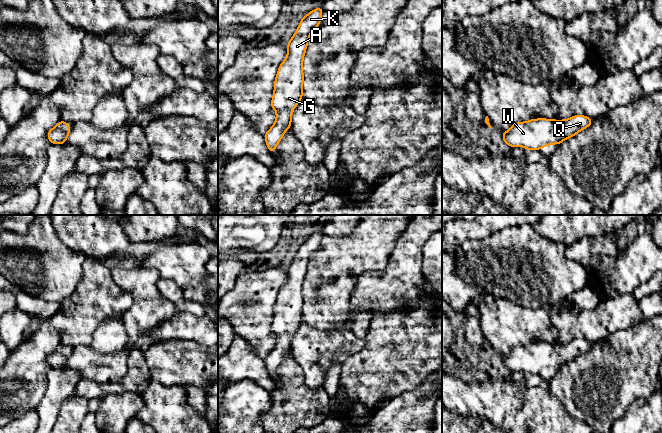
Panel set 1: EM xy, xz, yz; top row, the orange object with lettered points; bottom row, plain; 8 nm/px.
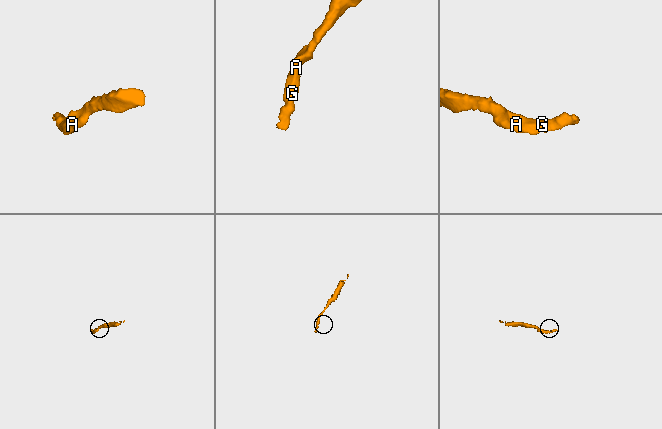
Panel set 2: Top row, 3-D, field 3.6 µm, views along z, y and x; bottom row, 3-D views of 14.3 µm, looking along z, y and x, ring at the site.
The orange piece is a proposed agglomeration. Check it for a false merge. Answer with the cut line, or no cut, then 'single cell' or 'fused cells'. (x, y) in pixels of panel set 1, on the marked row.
no cut; single cell

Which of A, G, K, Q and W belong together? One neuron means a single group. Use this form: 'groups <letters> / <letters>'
groups A G K Q W

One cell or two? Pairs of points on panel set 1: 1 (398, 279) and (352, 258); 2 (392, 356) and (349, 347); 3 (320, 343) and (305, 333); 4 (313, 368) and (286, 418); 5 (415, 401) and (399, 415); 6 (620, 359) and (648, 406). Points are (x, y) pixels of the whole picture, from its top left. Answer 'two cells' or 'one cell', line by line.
1: two cells
2: two cells
3: one cell
4: two cells
5: one cell
6: two cells

